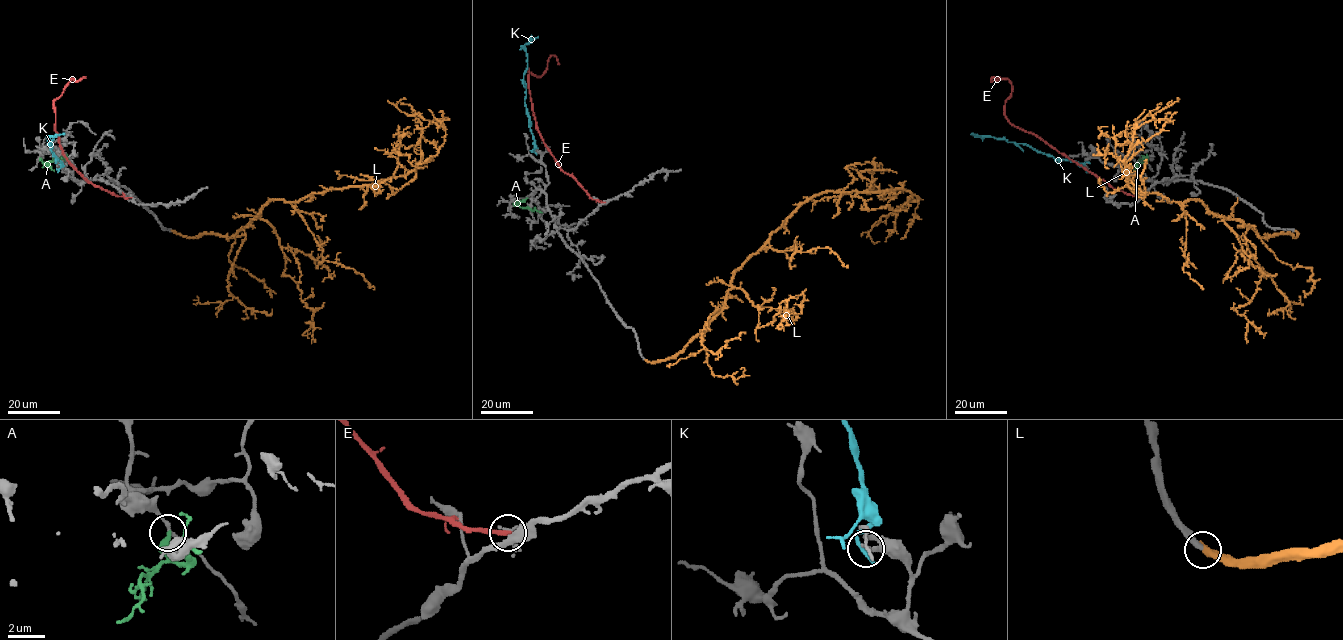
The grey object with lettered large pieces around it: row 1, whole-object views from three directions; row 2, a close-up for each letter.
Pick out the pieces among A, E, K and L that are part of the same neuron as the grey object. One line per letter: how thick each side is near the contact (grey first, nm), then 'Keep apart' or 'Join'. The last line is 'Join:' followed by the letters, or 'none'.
A: Thickness 180 nm (grey) against 360 nm. Keep apart
E: Thickness 120 nm (grey) against 240 nm. Keep apart
K: Thickness 200 nm (grey) against 240 nm. Keep apart
L: Thickness 300 nm (grey) against 400 nm. Join
Join: L

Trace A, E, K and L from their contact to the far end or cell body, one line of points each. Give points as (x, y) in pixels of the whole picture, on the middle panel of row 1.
A: (513, 205), (541, 211)
E: (604, 201), (591, 198), (560, 169), (536, 126), (526, 69), (540, 76), (547, 60), (554, 55), (559, 64)
K: (535, 152), (525, 102), (523, 74), (527, 60), (524, 46), (538, 37)
L: (645, 360), (673, 358), (699, 333), (732, 275), (813, 196), (916, 196), (872, 226), (880, 242)

